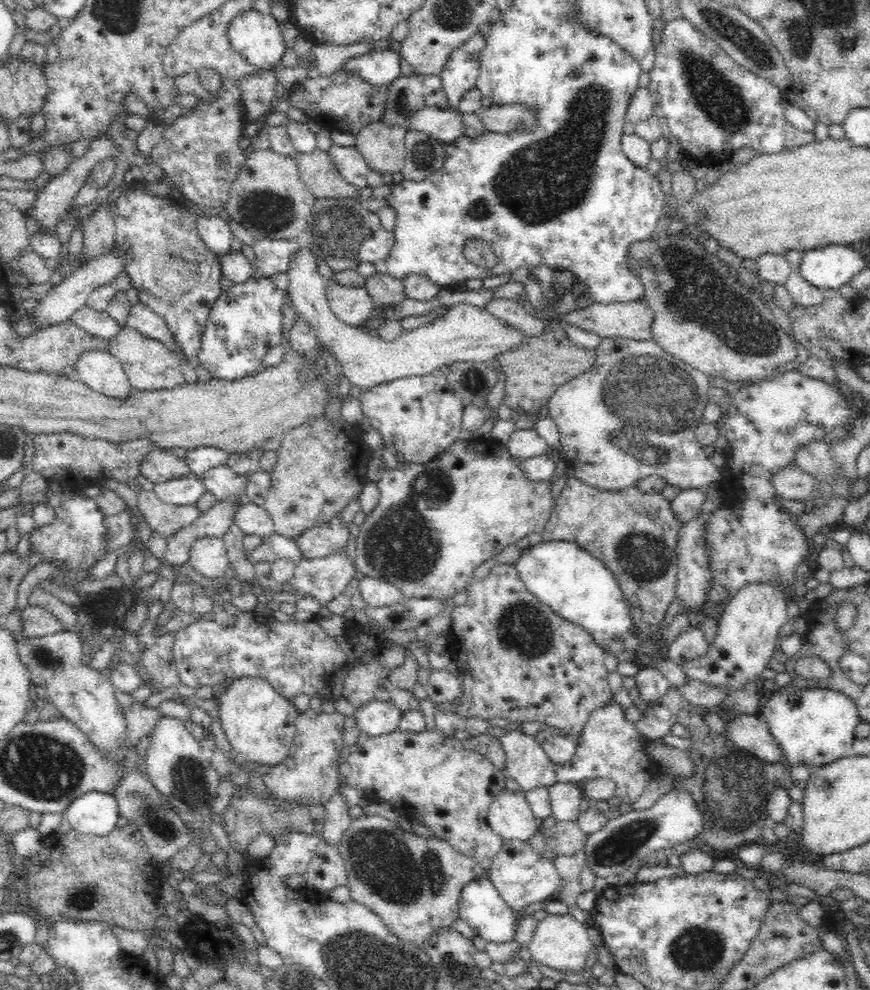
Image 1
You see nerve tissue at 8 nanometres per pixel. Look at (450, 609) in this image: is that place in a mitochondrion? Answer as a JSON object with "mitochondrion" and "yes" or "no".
{"mitochondrion":"no"}

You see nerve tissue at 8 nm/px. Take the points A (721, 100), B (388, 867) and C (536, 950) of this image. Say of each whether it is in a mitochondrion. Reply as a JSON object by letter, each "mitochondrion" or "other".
{"A":"mitochondrion","B":"mitochondrion","C":"other"}

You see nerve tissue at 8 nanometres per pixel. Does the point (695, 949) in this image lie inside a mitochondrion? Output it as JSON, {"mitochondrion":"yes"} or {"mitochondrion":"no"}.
{"mitochondrion":"yes"}

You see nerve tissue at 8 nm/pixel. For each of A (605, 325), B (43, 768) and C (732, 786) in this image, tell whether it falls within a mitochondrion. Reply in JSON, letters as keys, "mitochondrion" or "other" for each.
{"A":"other","B":"mitochondrion","C":"mitochondrion"}

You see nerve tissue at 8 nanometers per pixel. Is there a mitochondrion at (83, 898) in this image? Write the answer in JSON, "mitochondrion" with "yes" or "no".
{"mitochondrion":"yes"}

